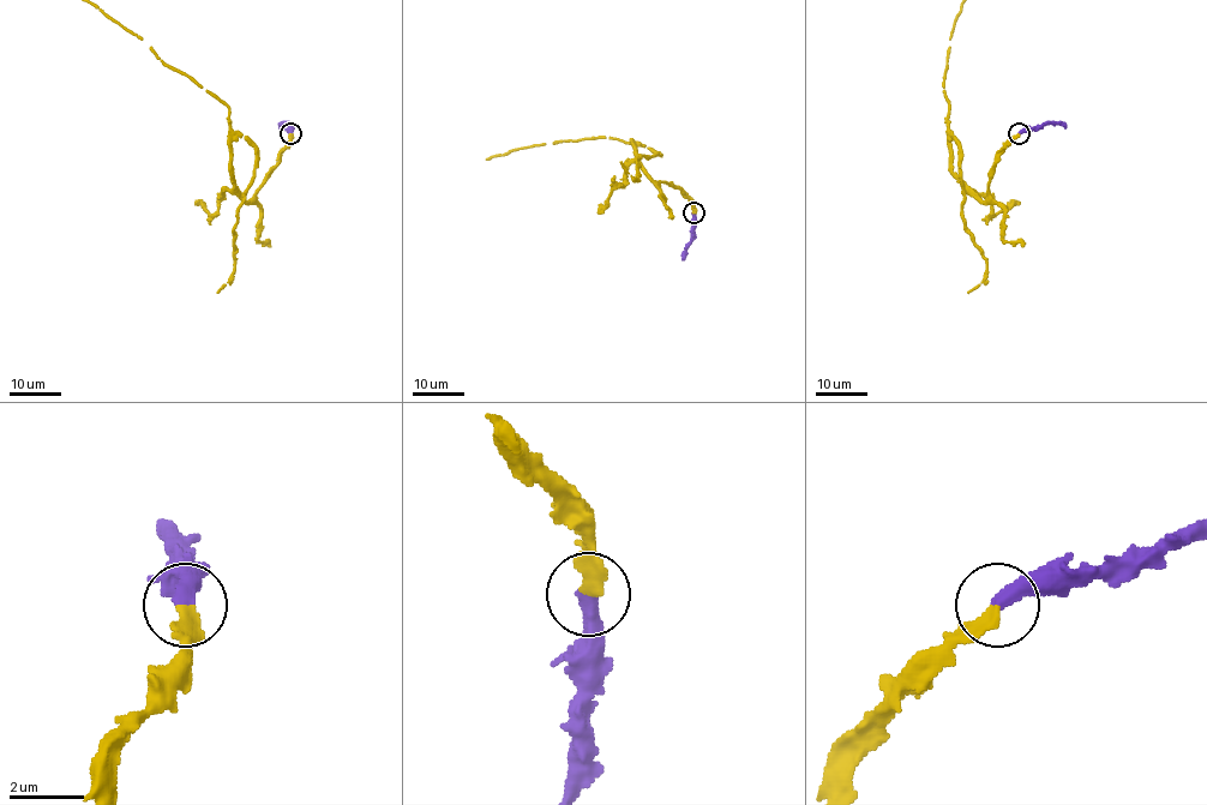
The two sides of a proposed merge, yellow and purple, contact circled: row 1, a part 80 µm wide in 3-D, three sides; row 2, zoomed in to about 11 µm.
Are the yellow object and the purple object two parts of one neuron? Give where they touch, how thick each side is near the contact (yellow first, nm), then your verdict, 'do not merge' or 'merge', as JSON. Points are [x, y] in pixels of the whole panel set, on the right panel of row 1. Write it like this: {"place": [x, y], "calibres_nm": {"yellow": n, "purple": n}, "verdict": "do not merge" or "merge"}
{"place": [1019, 133], "calibres_nm": {"yellow": 320, "purple": 400}, "verdict": "merge"}

